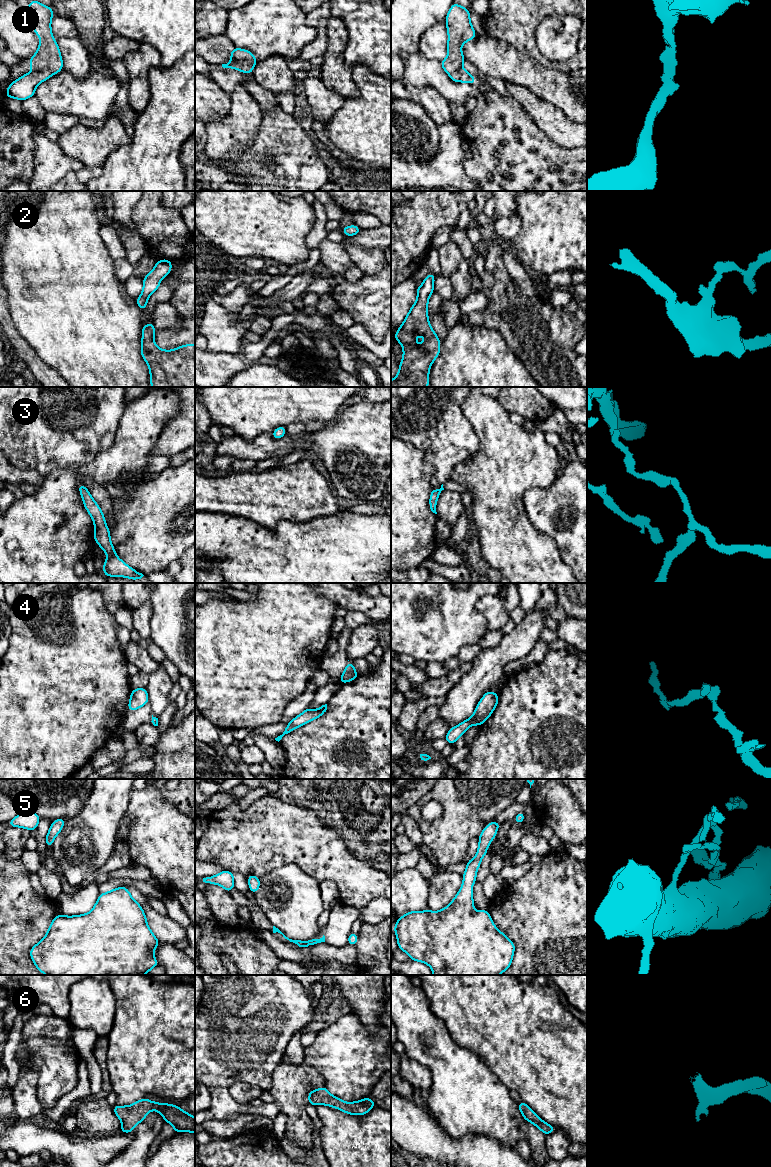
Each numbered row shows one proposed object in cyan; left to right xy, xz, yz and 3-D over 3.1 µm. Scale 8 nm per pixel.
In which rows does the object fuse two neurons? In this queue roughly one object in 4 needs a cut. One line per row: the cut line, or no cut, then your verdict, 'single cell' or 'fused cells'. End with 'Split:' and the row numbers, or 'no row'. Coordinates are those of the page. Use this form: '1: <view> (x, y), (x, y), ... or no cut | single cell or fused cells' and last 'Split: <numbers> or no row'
1: xz (231, 60), (245, 60), (252, 66) | fused cells
2: no cut | single cell
3: no cut | single cell
4: no cut | single cell
5: no cut | single cell
6: no cut | single cell
Split: 1

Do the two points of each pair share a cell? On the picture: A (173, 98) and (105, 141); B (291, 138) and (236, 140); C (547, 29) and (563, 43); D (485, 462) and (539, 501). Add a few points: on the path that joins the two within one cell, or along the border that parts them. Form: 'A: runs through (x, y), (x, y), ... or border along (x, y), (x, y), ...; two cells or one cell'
A: border along (131, 132), (131, 140), (114, 149); two cells
B: border along (262, 117), (255, 138), (240, 155), (240, 159); two cells
C: runs through (551, 33), (559, 41); one cell
D: border along (549, 485), (525, 492), (526, 514); two cells

